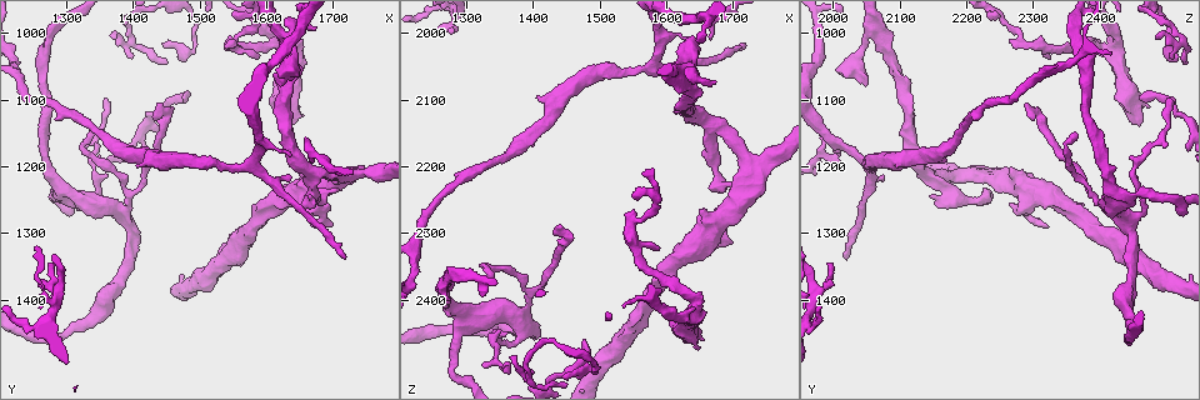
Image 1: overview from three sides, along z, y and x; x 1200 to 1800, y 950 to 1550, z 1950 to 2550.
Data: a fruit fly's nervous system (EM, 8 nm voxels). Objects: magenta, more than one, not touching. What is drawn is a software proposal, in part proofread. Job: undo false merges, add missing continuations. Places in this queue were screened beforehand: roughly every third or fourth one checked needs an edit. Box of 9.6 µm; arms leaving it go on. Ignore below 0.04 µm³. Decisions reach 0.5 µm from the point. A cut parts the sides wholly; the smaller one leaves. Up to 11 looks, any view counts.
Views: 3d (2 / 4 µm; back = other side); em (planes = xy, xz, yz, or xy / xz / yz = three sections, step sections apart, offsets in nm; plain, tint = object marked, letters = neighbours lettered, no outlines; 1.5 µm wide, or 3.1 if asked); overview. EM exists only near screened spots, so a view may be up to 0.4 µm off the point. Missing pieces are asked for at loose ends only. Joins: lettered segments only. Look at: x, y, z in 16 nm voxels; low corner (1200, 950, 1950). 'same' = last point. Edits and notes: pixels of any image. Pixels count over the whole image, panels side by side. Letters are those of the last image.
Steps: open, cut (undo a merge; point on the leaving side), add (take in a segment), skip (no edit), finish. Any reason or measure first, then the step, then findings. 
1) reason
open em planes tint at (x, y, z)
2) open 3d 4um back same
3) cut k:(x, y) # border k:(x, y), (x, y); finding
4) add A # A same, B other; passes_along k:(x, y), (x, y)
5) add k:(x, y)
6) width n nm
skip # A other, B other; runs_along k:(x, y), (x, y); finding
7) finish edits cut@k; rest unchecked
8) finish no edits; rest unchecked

thin end
open 3d 2um at (1375, 1005, 2480)

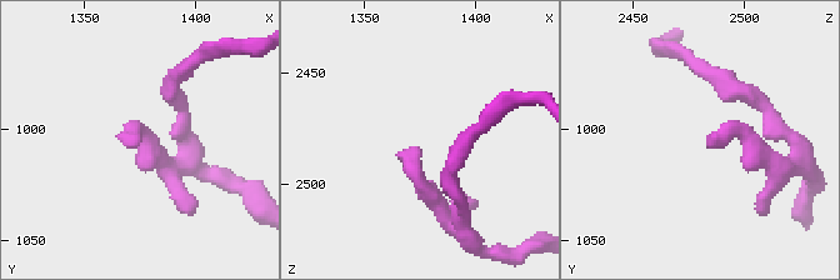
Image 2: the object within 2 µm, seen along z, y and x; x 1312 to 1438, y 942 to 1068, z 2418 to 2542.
now the EM
open em planes letters at (1371, 1005, 2483)

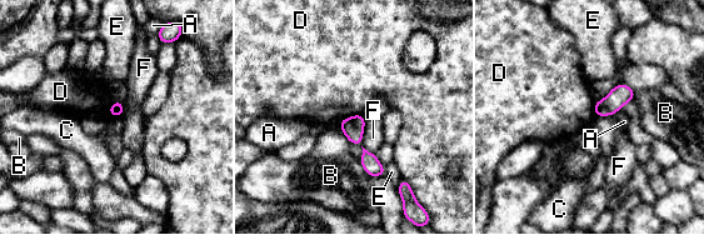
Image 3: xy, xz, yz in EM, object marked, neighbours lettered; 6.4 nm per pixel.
skip # A other, B other, C other, D other, E other, F other; no lettered segment goes on from it

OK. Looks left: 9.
thin end
open em planes letters at (1440, 1110, 2285)

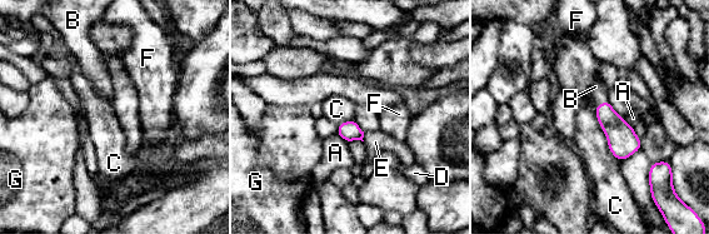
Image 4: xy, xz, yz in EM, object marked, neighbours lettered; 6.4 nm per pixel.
add B # A other, B same, C other, D other, E other, F other, G other; passes_along 4:(620, 135), (603, 103), (600, 93); it goes on there

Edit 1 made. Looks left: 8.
open overview

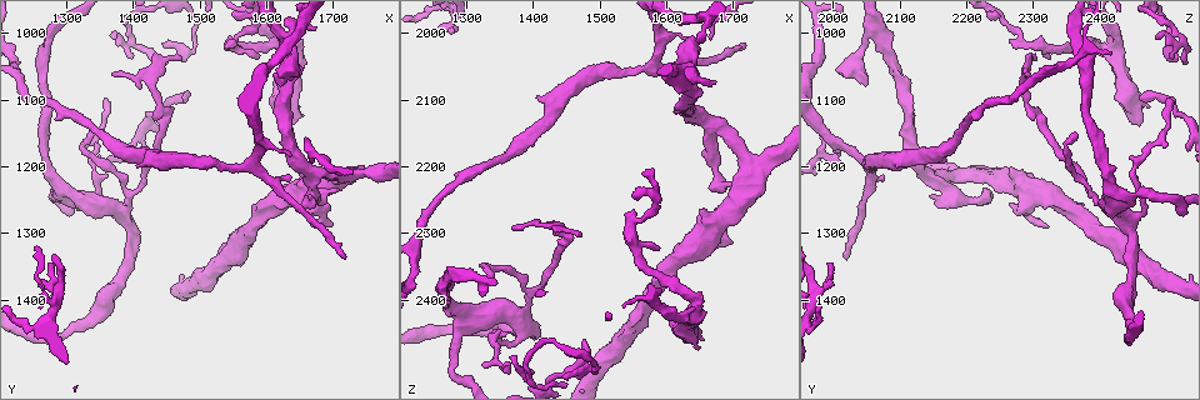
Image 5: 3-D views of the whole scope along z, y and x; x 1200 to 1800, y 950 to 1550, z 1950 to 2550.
free end
open 3d 2um at (1335, 1155, 2365)

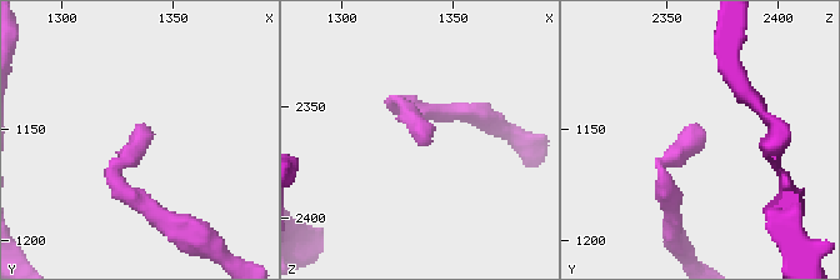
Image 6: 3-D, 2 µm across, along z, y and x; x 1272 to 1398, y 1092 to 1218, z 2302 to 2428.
shape alone is not enough
open em xz step 8 letters at (1336, 1153, 2368)

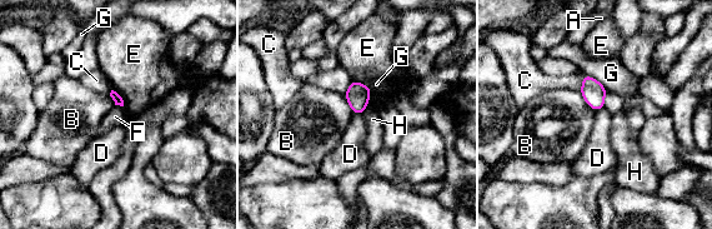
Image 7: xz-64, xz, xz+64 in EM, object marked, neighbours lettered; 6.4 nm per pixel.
open em planes letters same

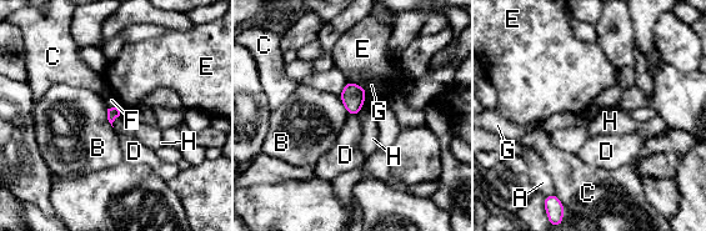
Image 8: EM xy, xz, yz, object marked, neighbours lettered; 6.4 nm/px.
width 80 nm; longest_contact B 150 nm
skip # A other, B other, C other, D other, E other, F other, G other, H other; none of them fits

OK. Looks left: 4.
free end
open em xz step 4 letters at (1720, 1335, 2020)

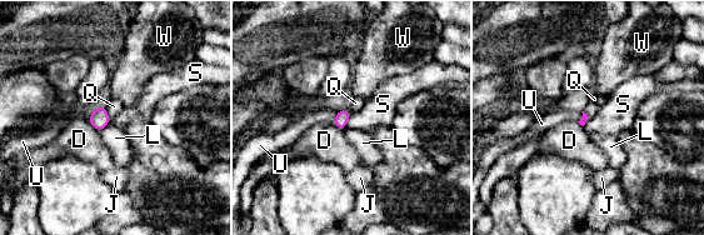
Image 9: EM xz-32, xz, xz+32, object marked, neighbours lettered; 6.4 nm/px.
cut it another way
open em xy step 4 letters same

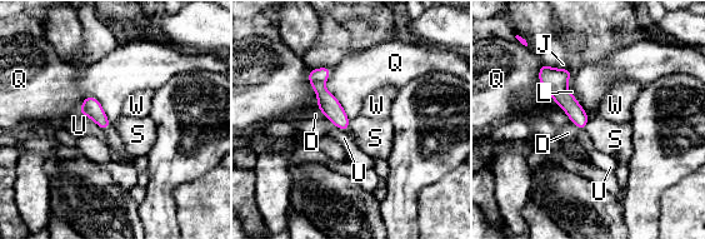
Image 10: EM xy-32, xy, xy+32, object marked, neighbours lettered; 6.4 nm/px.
longest_contact Q 360 nm
skip # D other, J other, L other, Q other, S other, U other, W other; runs_along 10:(543, 68), (575, 111), (581, 125); no lettered segment goes on from it

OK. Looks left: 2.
finish edits add@4; rest unchecked

